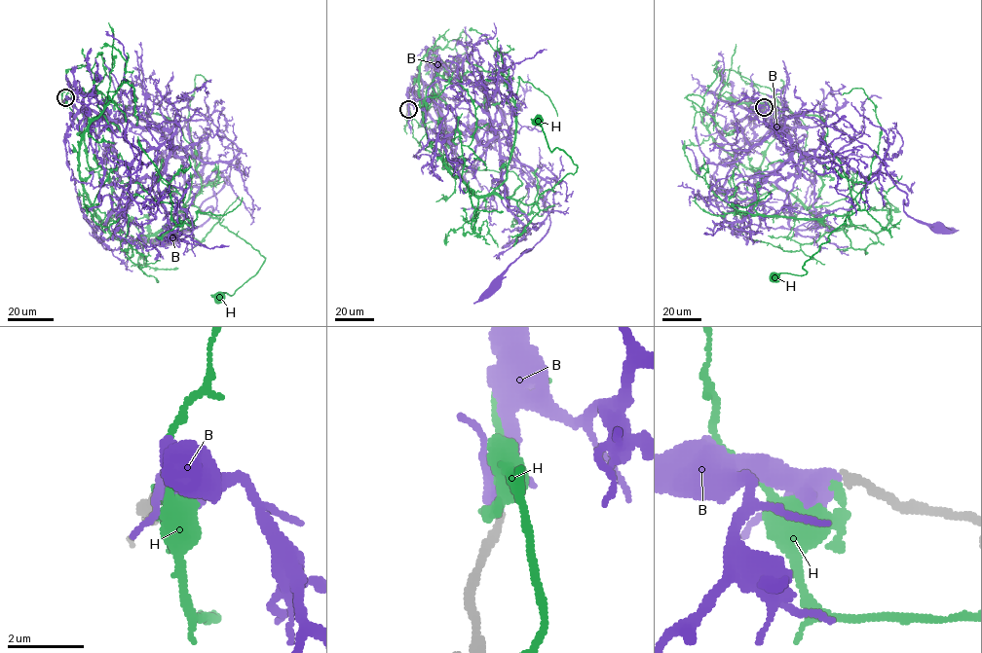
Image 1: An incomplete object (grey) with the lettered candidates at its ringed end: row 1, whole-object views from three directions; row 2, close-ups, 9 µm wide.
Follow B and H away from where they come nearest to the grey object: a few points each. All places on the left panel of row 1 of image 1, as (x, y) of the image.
B: (66, 97), (151, 128), (169, 128), (189, 107), (231, 141), (229, 177), (200, 207), (212, 215), (167, 240)
H: (66, 98), (90, 166), (83, 187), (116, 237), (154, 235), (191, 205), (264, 257), (258, 272), (219, 299)

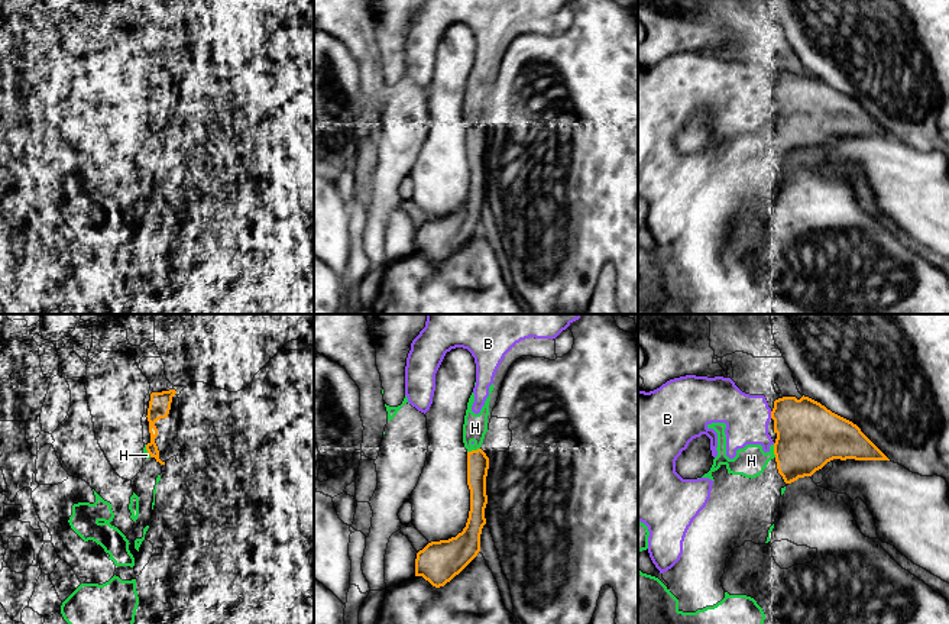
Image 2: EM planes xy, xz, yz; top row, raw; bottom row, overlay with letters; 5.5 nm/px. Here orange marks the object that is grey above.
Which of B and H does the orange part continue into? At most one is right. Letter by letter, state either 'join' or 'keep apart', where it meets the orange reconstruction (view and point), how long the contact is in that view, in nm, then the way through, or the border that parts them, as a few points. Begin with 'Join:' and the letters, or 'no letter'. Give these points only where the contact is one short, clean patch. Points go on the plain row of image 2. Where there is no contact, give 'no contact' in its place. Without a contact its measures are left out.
Join: B
B: join; contact yz (771, 90); length 40 nm
H: keep apart; contact xz (473, 126); length 80 nm

